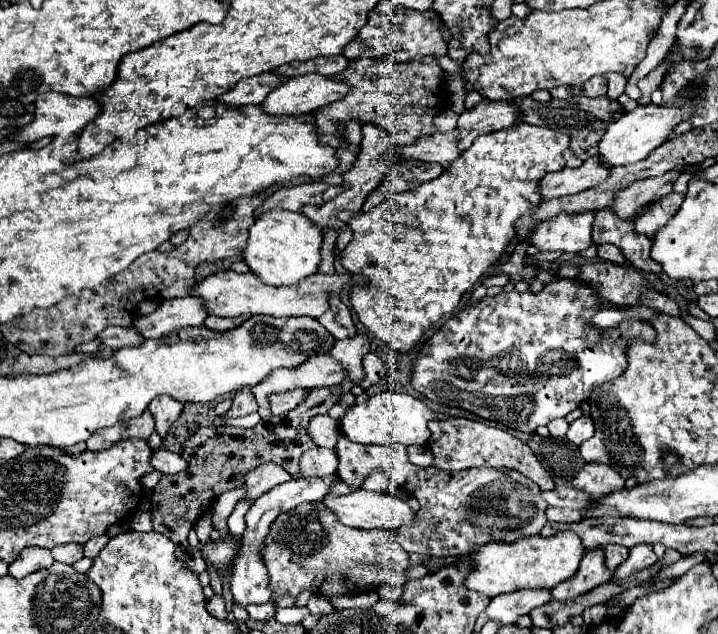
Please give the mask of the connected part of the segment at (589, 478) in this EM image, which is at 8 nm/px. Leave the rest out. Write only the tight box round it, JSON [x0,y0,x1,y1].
[573,462,625,496]

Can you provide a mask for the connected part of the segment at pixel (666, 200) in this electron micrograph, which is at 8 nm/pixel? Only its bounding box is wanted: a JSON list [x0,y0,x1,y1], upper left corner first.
[633,192,683,238]

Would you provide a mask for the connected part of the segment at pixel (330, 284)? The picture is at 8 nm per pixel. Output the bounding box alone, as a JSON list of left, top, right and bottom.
[191,270,361,318]

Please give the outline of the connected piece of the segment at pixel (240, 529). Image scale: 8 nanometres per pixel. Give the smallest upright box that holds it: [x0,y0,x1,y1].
[229,502,251,536]

